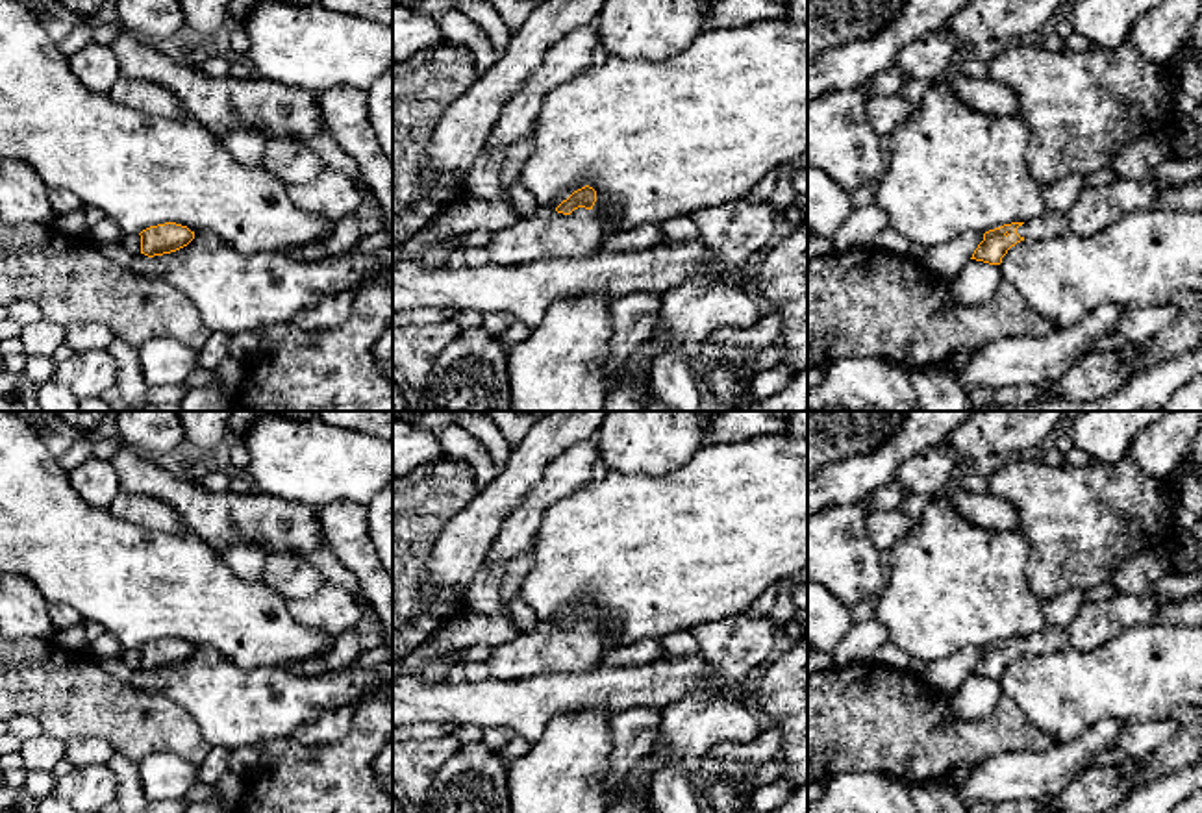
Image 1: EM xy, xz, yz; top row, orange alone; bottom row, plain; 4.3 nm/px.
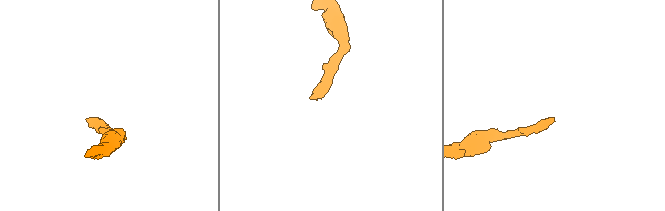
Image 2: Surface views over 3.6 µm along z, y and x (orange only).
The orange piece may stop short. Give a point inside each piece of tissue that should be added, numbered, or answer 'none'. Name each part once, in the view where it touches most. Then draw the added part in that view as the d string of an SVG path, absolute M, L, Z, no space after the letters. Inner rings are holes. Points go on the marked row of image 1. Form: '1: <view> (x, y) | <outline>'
1: xz (580, 234) | M578 207L570 215L543 213L520 219L519 224L500 230L489 243L489 261L520 265L552 257L585 257L600 254L606 228L593 209Z

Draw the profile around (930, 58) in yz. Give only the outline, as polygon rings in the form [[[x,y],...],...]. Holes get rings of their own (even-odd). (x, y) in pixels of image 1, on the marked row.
[[[945,30],[928,33],[904,46],[895,61],[906,80],[935,83],[950,76],[961,57],[958,44]]]

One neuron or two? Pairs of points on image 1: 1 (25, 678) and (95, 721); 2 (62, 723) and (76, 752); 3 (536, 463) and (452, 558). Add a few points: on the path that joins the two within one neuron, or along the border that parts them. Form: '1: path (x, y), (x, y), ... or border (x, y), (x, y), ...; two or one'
1: path (41, 680), (65, 691), (78, 704); one
2: border (65, 741), (102, 737), (113, 749); two
3: path (512, 487), (469, 534); one

